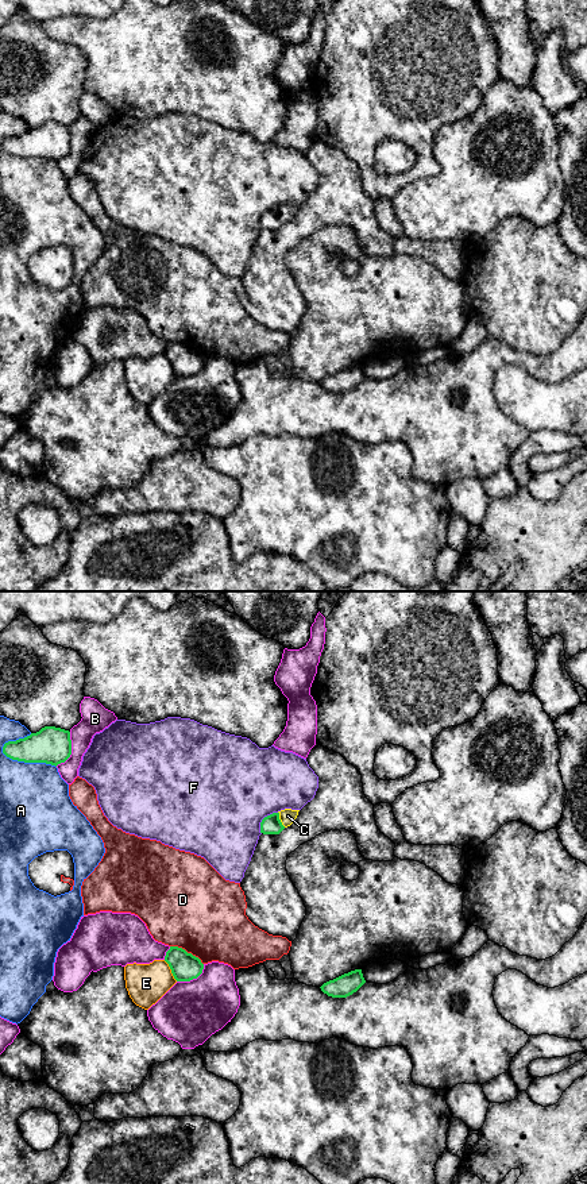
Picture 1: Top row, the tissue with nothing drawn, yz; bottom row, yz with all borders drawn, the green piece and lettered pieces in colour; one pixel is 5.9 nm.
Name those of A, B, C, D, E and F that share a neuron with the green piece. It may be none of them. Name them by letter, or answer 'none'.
C, E

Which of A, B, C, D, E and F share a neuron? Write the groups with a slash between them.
A / B / C E / D / F

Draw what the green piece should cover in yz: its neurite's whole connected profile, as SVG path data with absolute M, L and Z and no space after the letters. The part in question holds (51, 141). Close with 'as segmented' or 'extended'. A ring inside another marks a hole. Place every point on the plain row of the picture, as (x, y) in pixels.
M45 122L24 134L5 138L3 149L12 155L46 158L57 162L72 150L70 127L55 122Z; as segmented

